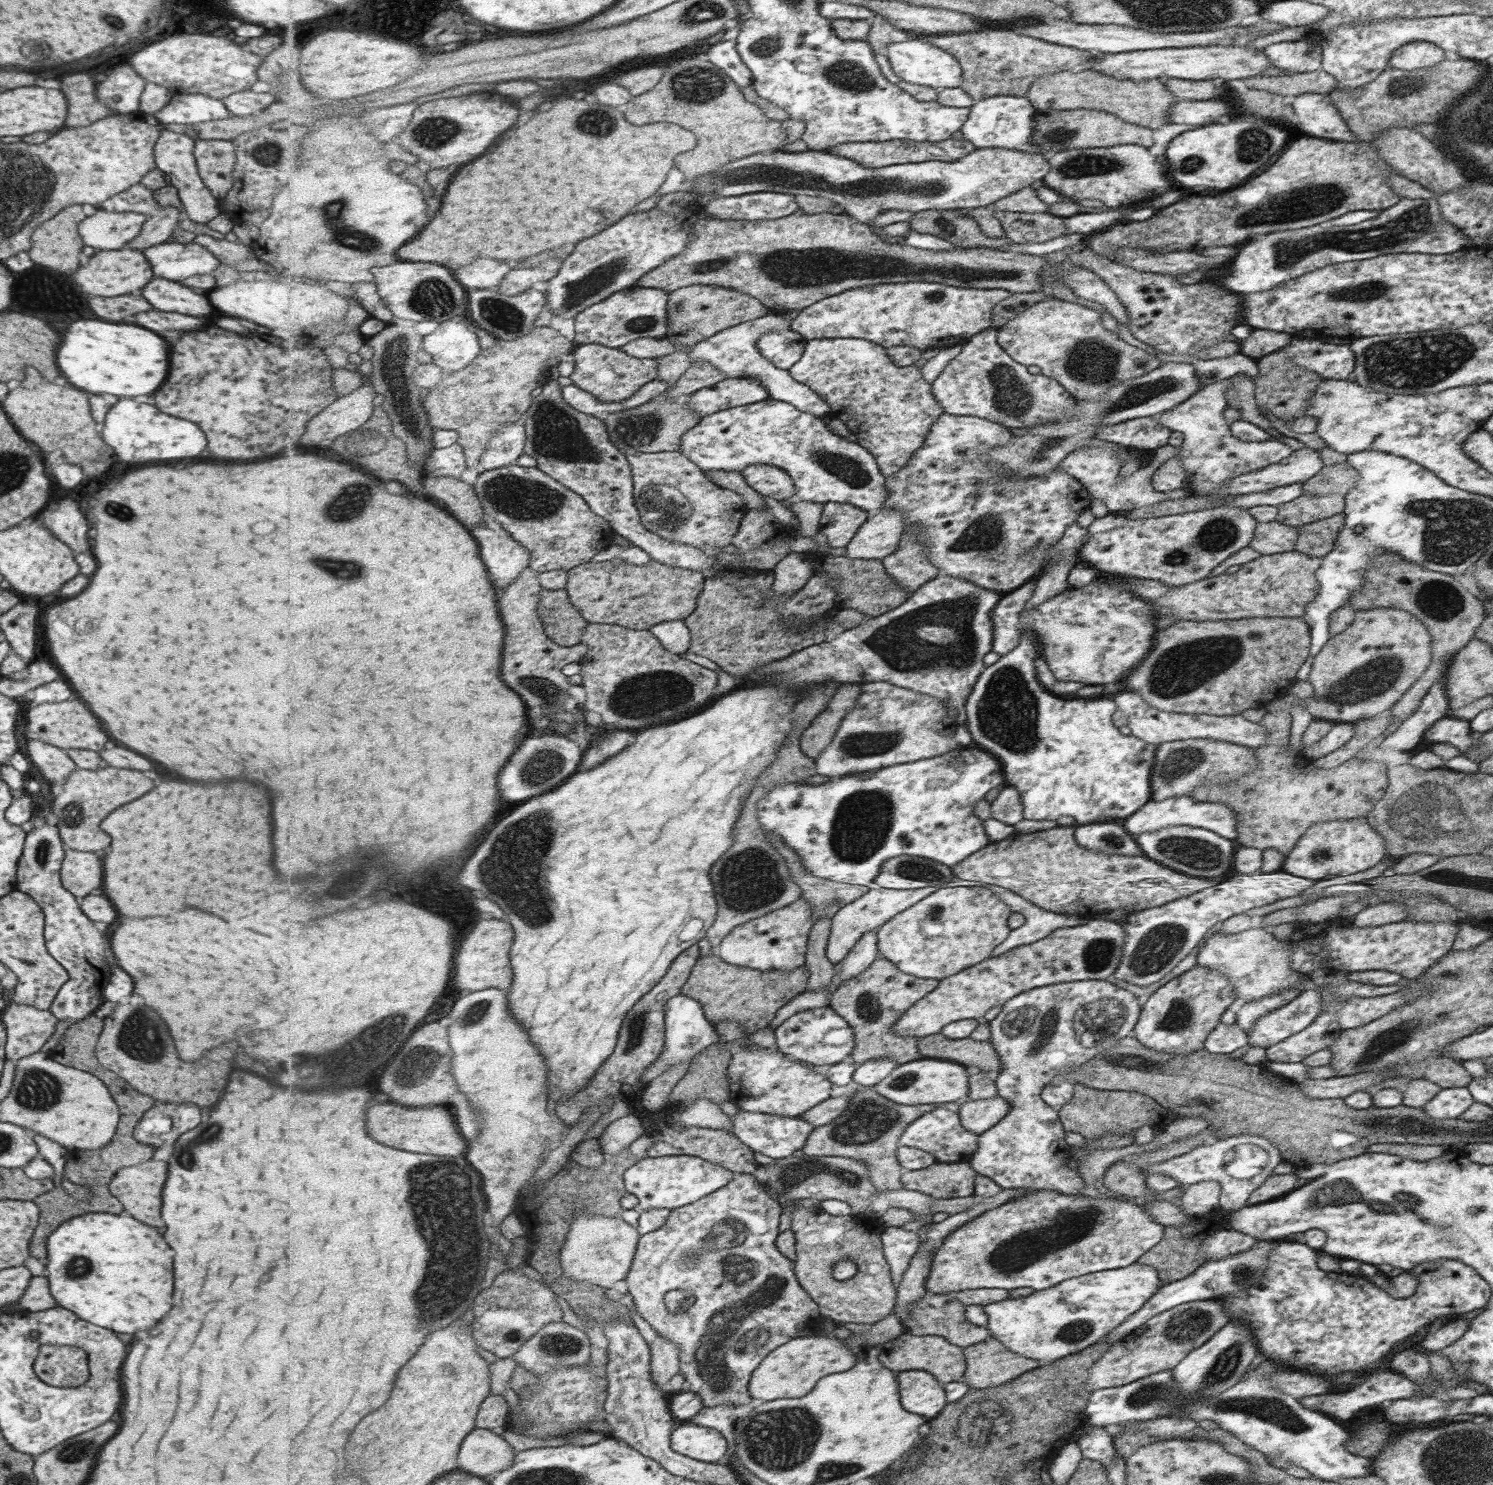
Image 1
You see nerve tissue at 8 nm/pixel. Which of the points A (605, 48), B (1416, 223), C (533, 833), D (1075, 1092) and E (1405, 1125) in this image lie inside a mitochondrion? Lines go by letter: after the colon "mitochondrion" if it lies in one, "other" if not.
A: other
B: mitochondrion
C: mitochondrion
D: other
E: mitochondrion

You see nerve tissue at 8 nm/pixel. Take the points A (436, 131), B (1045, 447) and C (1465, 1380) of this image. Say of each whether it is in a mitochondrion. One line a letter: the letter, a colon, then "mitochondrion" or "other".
A: mitochondrion
B: mitochondrion
C: other

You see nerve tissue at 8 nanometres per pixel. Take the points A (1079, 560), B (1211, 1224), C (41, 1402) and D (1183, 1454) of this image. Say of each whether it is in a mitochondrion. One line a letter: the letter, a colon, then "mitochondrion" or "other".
A: other
B: other
C: other
D: other

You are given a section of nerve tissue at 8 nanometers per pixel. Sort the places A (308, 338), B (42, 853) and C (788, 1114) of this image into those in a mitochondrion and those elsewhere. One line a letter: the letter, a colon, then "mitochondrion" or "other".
A: other
B: mitochondrion
C: other

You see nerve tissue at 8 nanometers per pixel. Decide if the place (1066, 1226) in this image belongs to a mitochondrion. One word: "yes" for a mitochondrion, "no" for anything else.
yes

